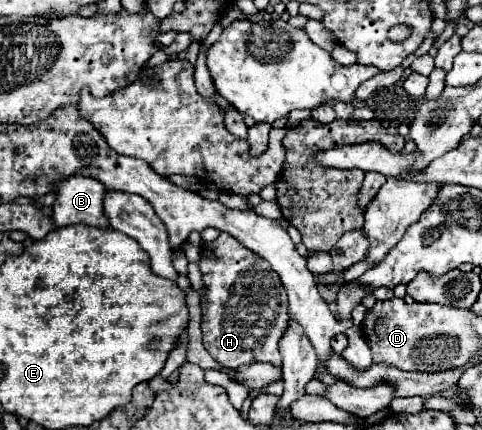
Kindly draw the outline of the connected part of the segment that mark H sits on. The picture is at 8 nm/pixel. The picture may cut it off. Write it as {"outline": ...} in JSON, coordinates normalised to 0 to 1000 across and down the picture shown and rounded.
{"outline":[[[456,547],[448,560],[423,574],[432,593],[415,598],[415,635],[423,658],[423,691],[419,691],[419,774],[423,774],[423,807],[427,816],[469,858],[490,858],[506,844],[535,844],[556,840],[564,849],[585,849],[585,830],[577,821],[577,793],[598,756],[598,695],[593,677],[581,658],[581,644],[535,598],[519,588],[510,574],[494,570],[485,551]]]}

